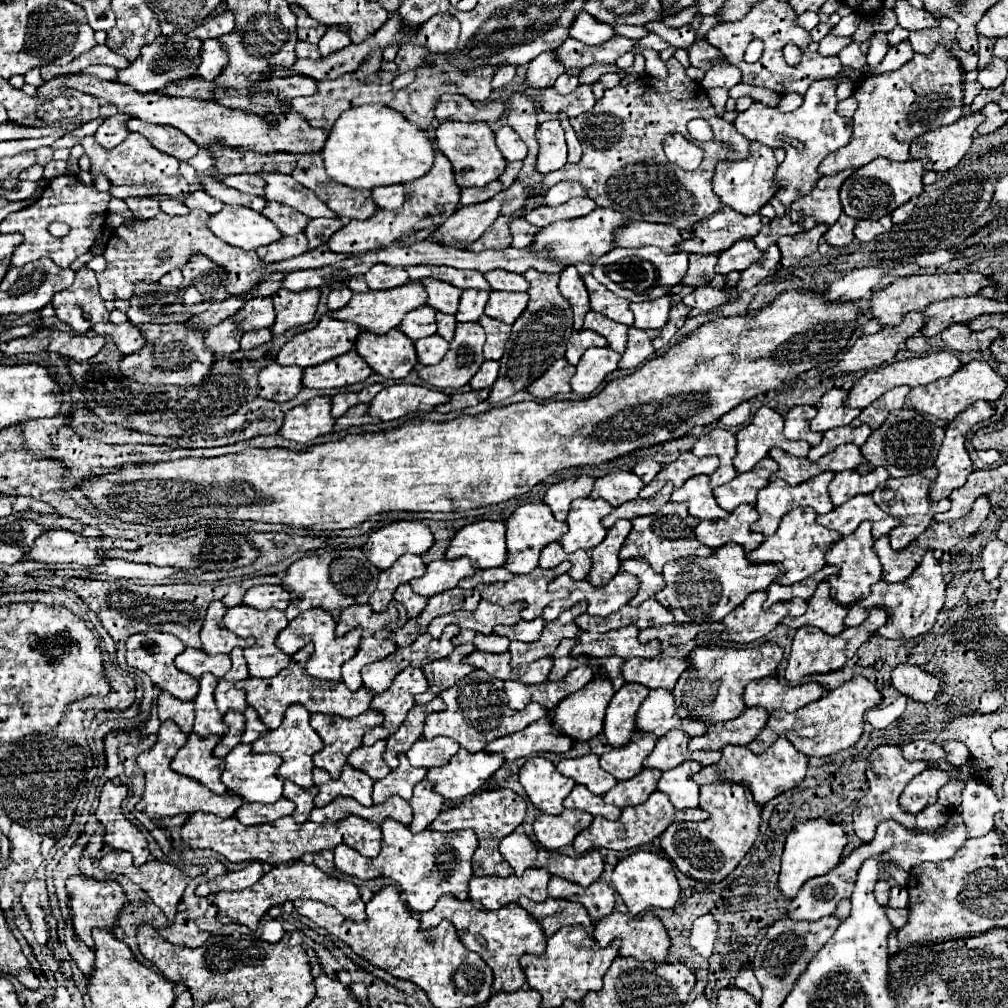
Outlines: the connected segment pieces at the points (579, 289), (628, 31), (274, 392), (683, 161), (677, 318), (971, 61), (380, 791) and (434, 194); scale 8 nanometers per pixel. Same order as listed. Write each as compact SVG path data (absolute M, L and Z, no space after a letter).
M568 266L564 272L560 272L560 294L572 306L574 330L582 330L582 322L584 322L586 312L590 310L590 302L588 302L586 286L574 266Z
M618 24L618 26L612 26L614 28L614 32L616 34L622 34L622 36L628 36L628 38L632 38L632 40L640 40L640 38L644 38L648 32L644 30L644 28L640 28L640 26L624 26L624 24Z
M270 360L268 366L258 374L258 396L274 402L292 400L302 388L302 368L280 366Z
M678 132L670 134L662 142L662 146L664 146L668 160L680 168L686 168L686 170L696 170L696 166L700 166L702 158L704 158L704 152L694 142L690 142L688 138L684 138Z
M682 302L670 308L670 320L666 322L666 326L664 326L662 332L660 332L660 338L662 338L664 342L668 342L668 340L670 340L670 338L680 330L680 328L682 328L684 320L688 318L688 312L690 312L690 308L684 306Z
M956 42L956 46L954 46L954 52L956 52L956 56L958 56L958 60L962 62L962 66L964 66L966 72L976 70L976 64L978 64L978 56L976 56L976 54L964 54L964 50L960 50L960 46L958 46L958 42Z
M400 754L400 766L394 768L386 778L382 778L374 784L374 804L382 804L392 794L398 794L404 800L410 800L416 782L424 780L426 772L428 770L424 770L424 768L414 768L408 762L406 754Z
M436 152L436 162L424 178L404 188L406 202L400 210L376 210L368 220L350 220L328 240L328 246L340 254L364 254L380 246L390 246L392 242L422 242L456 212L460 202L460 186L454 180L454 168L442 152Z

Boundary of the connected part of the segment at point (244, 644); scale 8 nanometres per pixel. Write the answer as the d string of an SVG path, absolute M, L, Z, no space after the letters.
M212 602L208 606L208 614L200 632L202 638L202 648L206 654L230 654L232 648L248 648L254 646L254 638L240 638L228 628L222 626L222 618L226 614L226 606L222 602Z

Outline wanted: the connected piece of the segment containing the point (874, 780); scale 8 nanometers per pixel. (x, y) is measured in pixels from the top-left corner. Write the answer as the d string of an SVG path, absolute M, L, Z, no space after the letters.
M878 746L872 750L872 754L868 756L868 764L866 764L866 778L868 778L868 792L862 800L858 800L856 808L854 808L854 832L856 836L862 840L862 842L870 842L874 838L874 832L876 832L876 826L884 820L896 820L898 824L906 826L908 830L916 830L916 818L912 814L904 814L900 810L900 804L898 804L898 798L902 794L902 790L906 788L906 784L918 776L922 770L930 768L930 766L936 766L944 772L948 772L950 780L962 780L962 774L960 774L960 768L952 766L950 762L942 760L942 762L906 762L902 758L902 750L898 746Z

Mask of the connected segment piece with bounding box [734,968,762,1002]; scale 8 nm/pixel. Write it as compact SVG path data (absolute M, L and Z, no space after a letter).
M742 968L742 970L738 972L738 976L736 976L736 980L734 980L734 986L736 986L736 988L742 988L744 992L748 992L756 1002L758 1002L760 996L762 996L760 984L758 984L758 980L756 980L756 976L754 976L754 972L752 972L750 968Z

